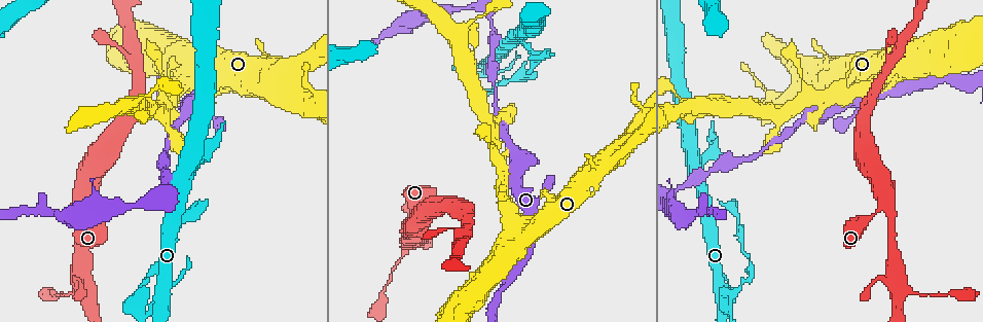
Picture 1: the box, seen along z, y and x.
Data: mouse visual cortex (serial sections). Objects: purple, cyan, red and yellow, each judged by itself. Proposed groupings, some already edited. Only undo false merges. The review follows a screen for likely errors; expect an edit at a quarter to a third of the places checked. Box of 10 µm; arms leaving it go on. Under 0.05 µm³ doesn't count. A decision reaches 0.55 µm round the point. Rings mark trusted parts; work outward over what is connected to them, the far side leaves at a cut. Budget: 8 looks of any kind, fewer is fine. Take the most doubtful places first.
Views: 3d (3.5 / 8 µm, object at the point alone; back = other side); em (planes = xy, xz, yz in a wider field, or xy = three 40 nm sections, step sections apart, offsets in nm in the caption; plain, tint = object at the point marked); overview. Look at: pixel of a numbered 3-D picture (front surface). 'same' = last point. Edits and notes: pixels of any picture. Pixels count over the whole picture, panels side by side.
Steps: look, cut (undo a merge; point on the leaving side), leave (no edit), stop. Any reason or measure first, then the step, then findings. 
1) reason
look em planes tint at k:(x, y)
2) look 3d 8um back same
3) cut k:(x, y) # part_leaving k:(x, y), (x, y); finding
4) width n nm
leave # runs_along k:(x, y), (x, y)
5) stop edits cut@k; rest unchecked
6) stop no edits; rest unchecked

arms part here
look 3d 8um at 1:(884, 202)

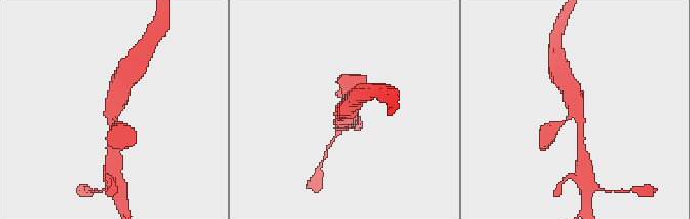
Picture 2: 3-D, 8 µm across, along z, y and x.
look 3d 3.5um same

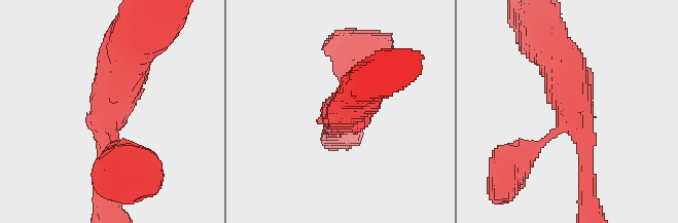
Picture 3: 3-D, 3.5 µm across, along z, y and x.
look em xy step 5 tint at 3:(568, 113)

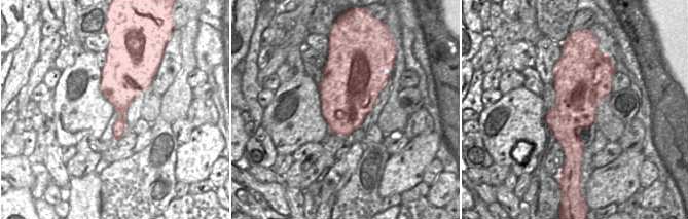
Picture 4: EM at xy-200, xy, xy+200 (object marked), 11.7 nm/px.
arm_widths 250, 300, 600 nm
leave # runs_along 3:(519, 158), (572, 111), (554, 54); continuous, no second cell

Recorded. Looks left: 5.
sharp bend
look 3d 3.5um at 1:(161, 294)

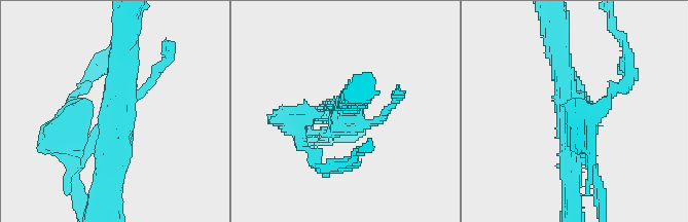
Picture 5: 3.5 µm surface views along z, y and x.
look em planes tint at 5:(346, 114)

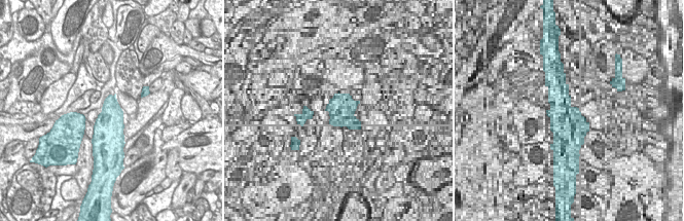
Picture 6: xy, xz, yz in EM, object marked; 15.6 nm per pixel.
cut 5:(294, 110) # two cells meet here

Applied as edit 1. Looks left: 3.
small branch off a trunk
look em xy step 1 tint at 1:(696, 162)

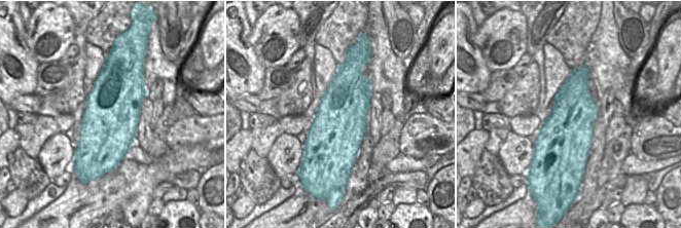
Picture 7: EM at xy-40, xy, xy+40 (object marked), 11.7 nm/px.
see where the arms go
look 3d 3.5um back same

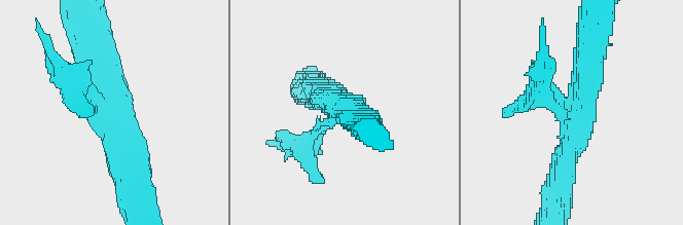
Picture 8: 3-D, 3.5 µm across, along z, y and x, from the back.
width 600 nm
cut 8:(74, 100) # part_leaving 8:(88, 99), (54, 61), (38, 23); a second cell is stuck on

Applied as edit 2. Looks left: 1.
stop edits cut@5, cut@8; rest unchecked

